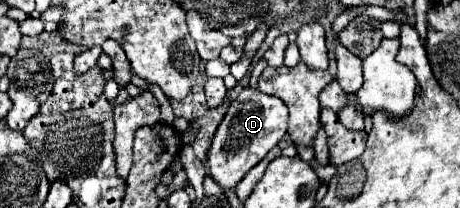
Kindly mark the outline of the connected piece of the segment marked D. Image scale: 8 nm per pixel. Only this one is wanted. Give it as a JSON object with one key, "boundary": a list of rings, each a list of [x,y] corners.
{"boundary":[[[243,88],[227,108],[227,114],[223,116],[221,124],[217,126],[217,132],[211,140],[211,146],[207,150],[207,174],[223,188],[233,190],[241,178],[265,158],[265,154],[283,138],[287,132],[287,108],[283,100],[277,100],[275,96],[261,94],[253,88]]]}

